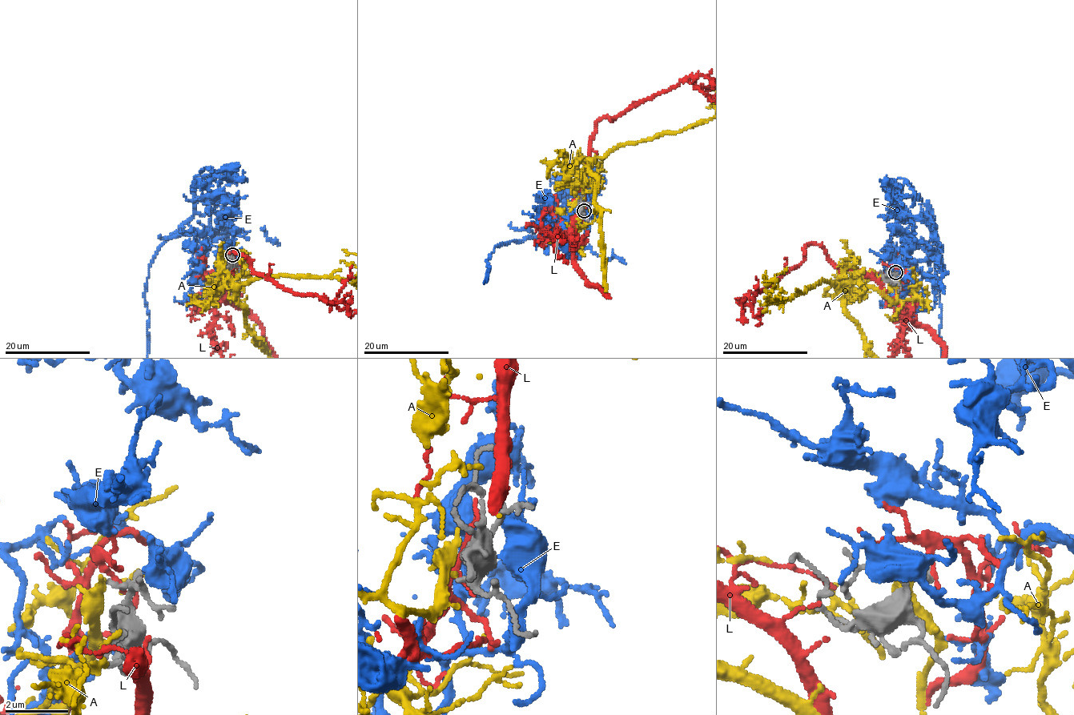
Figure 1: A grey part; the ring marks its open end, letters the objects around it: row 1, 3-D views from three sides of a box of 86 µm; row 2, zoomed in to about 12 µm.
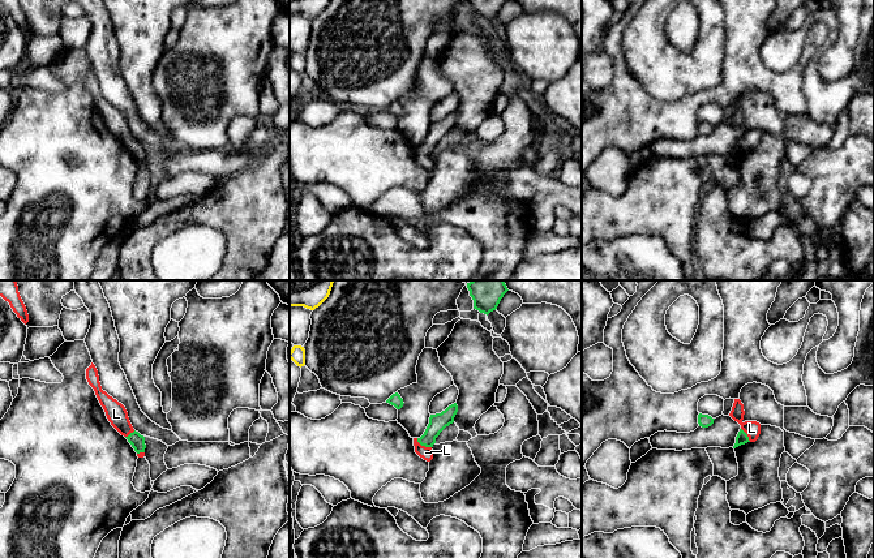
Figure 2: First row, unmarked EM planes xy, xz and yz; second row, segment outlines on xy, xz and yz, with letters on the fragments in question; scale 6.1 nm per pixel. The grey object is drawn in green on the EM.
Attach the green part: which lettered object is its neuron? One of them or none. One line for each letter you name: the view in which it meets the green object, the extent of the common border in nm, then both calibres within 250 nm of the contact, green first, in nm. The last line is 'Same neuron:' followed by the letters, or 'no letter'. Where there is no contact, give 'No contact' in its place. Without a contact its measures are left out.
E: No contact
Same neuron: E

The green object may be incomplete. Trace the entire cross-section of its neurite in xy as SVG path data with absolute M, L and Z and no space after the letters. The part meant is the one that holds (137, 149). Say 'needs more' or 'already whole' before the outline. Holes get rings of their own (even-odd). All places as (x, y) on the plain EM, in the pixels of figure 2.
already whole; M133 140L130 141L128 145L125 145L128 147L128 150L132 153L132 155L134 156L134 159L137 162L140 160L145 160L146 153L145 153L145 145L141 143L138 140Z

